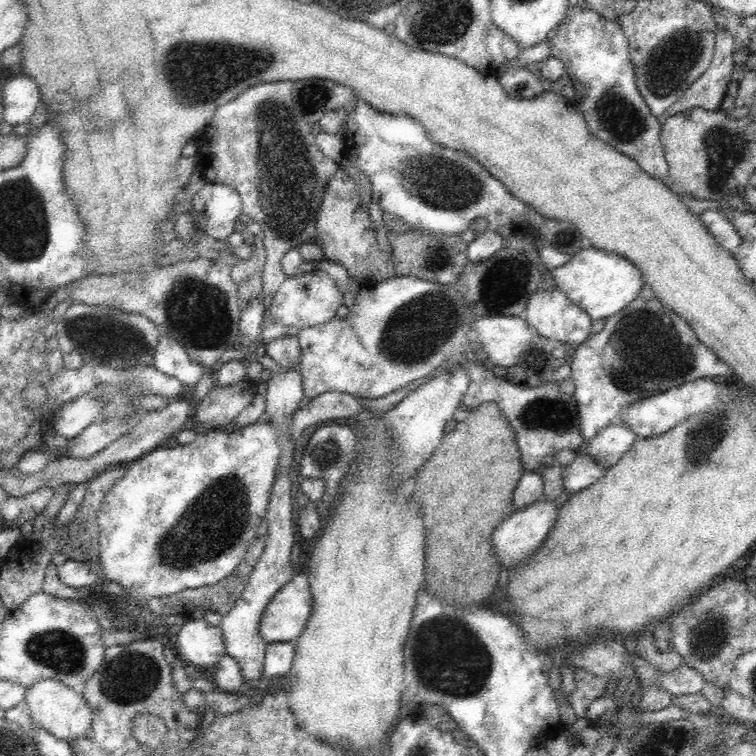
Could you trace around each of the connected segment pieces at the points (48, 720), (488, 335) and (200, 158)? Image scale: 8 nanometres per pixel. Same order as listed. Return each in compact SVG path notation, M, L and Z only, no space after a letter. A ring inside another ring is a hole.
M42 678L42 680L34 682L26 689L24 701L30 709L33 720L60 740L72 743L88 730L88 726L92 722L92 709L88 706L82 693L56 678Z
M498 314L478 318L471 323L471 332L482 343L488 360L495 366L511 368L532 342L532 330L523 316Z
M267 82L256 85L241 92L233 101L226 102L225 105L219 106L212 117L209 125L202 130L200 140L202 143L197 144L197 168L202 173L203 178L212 184L224 184L231 186L239 192L242 199L243 215L248 215L250 222L256 222L260 225L261 234L263 235L263 245L265 246L266 260L262 268L263 290L262 294L273 295L280 285L287 279L286 273L281 267L282 257L291 249L298 248L302 243L313 242L316 238L316 222L319 206L322 202L322 196L326 188L327 182L332 178L334 172L339 168L340 164L333 162L330 158L323 154L318 148L315 141L315 132L312 128L317 128L316 124L310 124L310 121L299 118L294 114L293 100L290 98L292 94L292 84L290 82Z

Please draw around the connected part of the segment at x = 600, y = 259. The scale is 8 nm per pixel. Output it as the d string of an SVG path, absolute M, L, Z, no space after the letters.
M596 248L580 250L570 256L567 263L553 268L551 273L558 289L575 305L581 306L592 320L608 318L626 308L642 291L644 283L642 273L630 260Z

